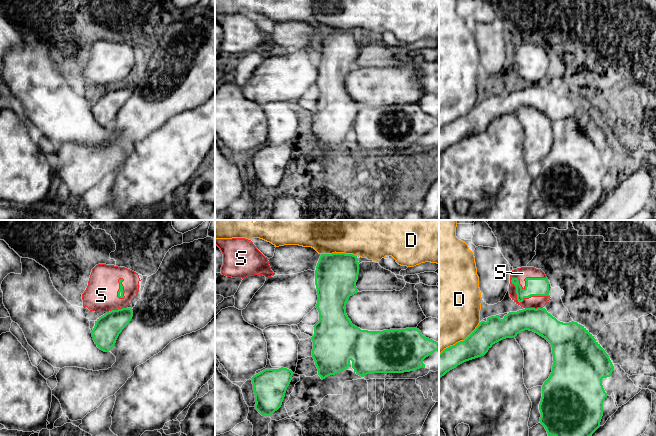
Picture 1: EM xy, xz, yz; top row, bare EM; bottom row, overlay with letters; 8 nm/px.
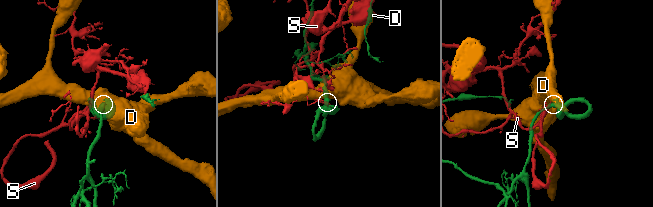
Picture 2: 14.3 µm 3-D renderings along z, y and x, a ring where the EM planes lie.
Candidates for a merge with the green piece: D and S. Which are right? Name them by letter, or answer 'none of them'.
S

